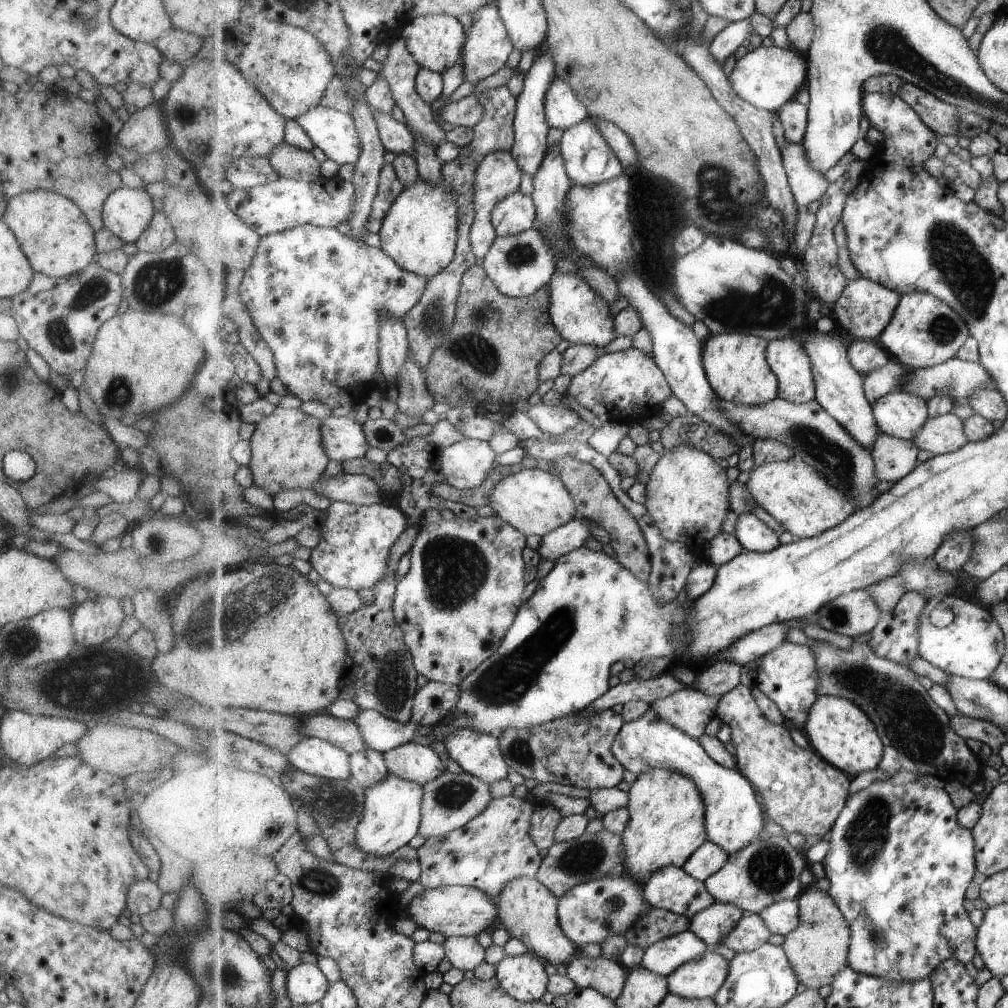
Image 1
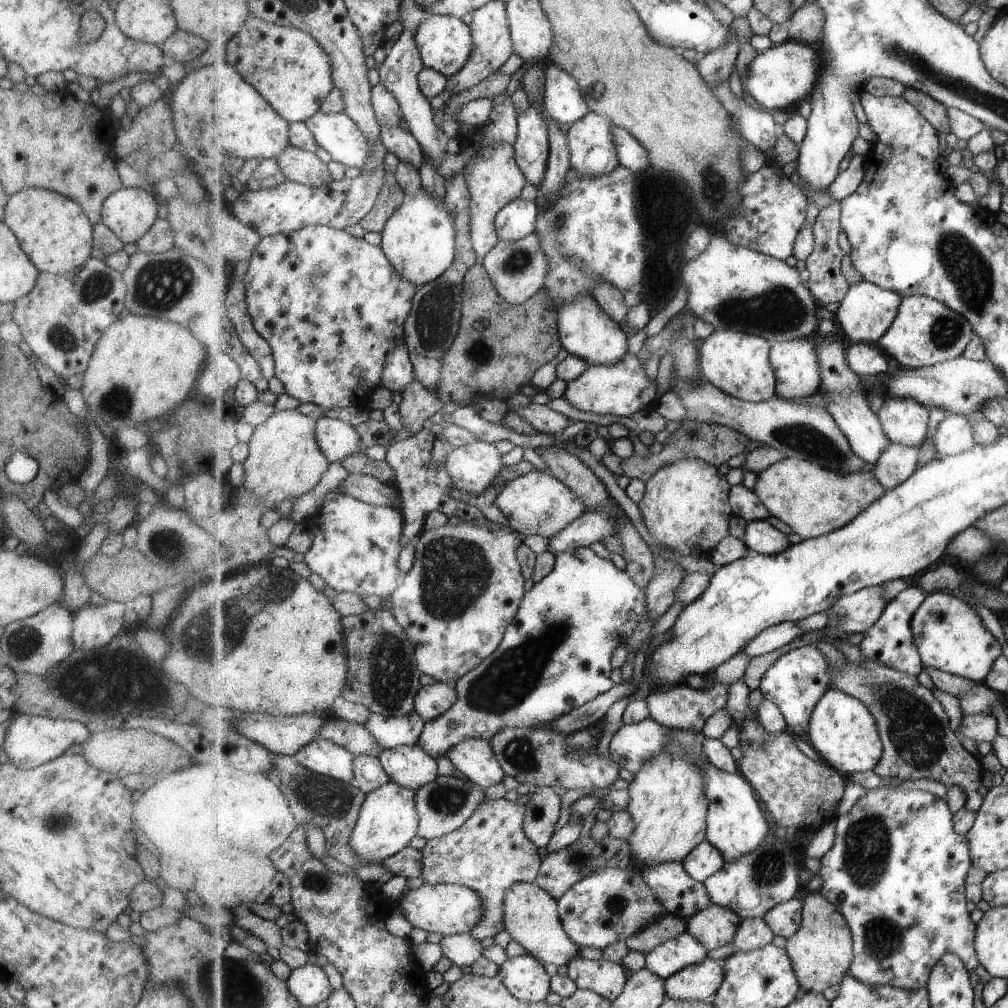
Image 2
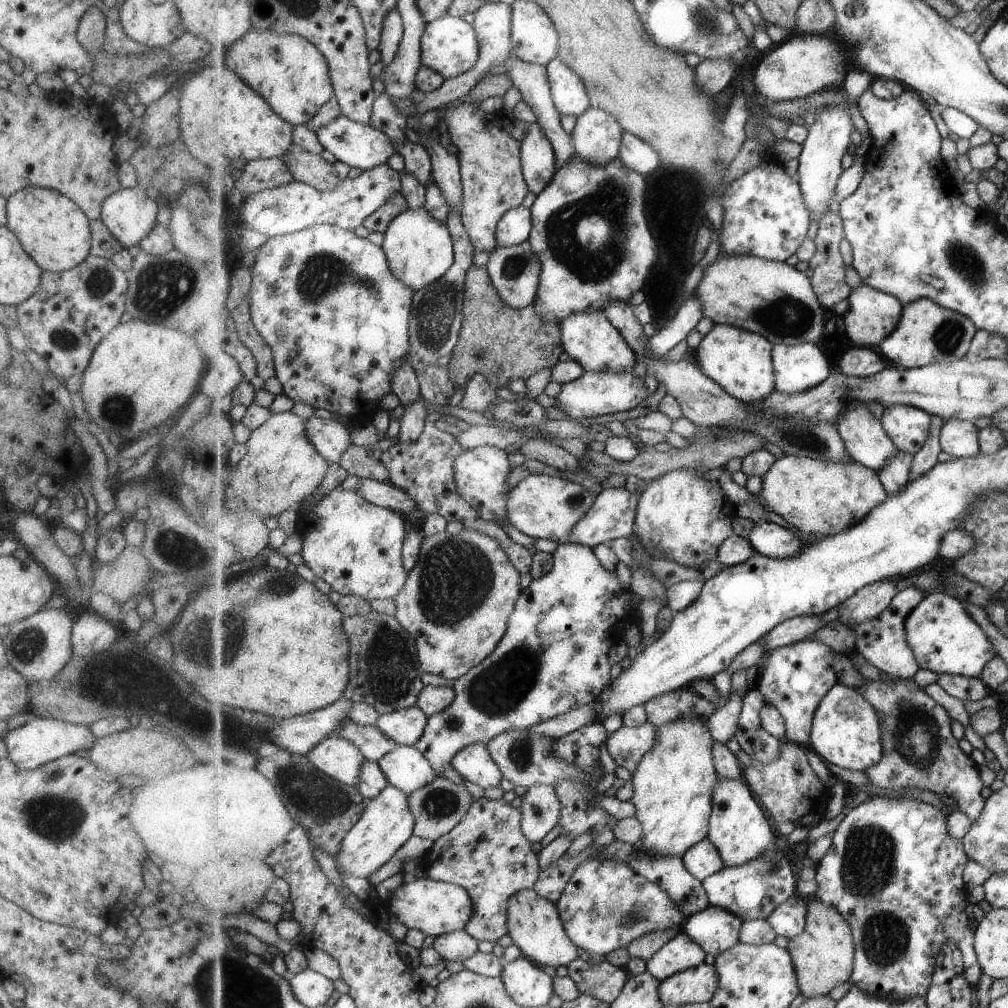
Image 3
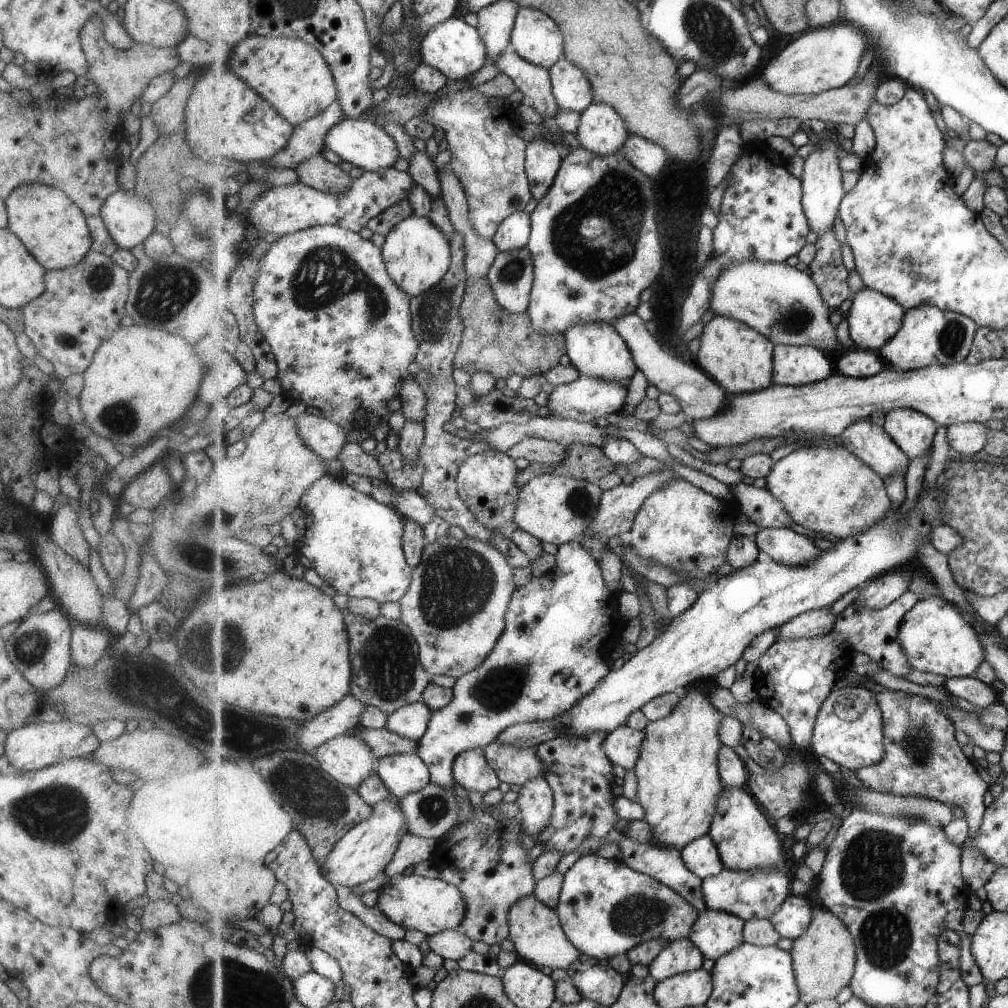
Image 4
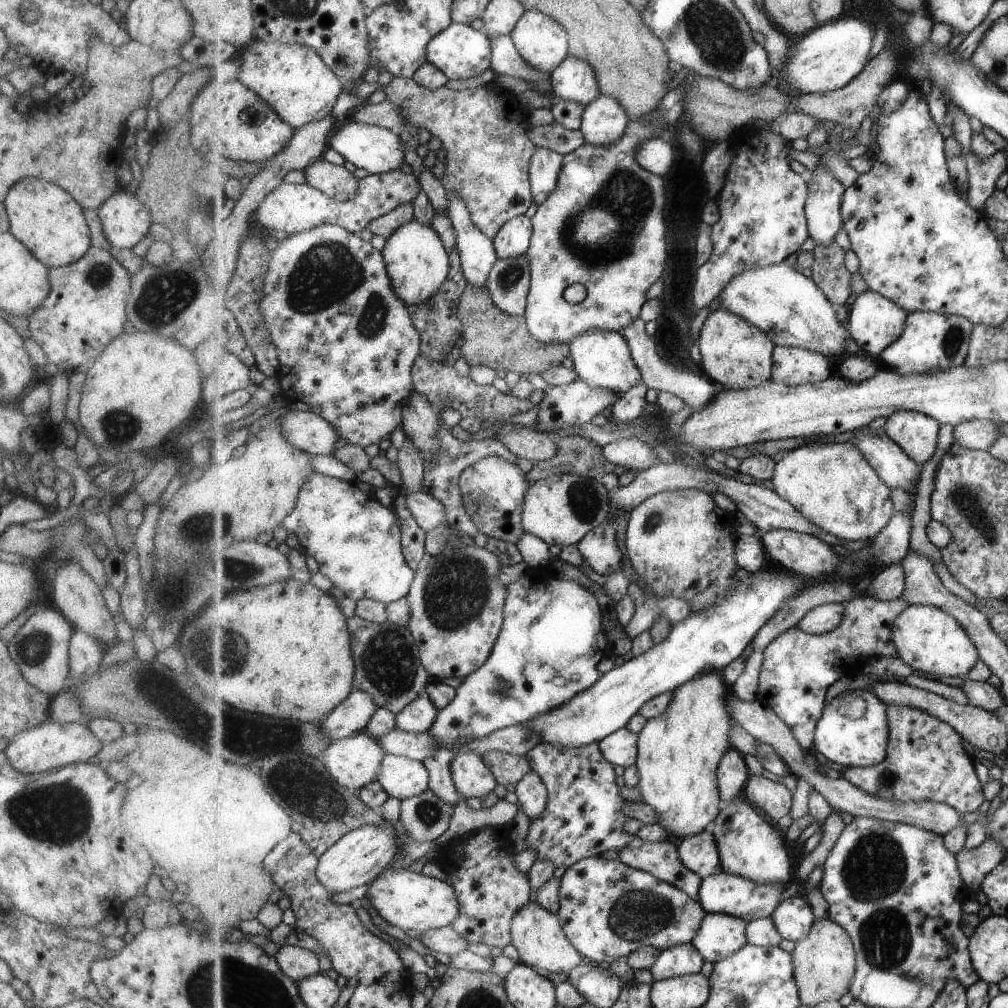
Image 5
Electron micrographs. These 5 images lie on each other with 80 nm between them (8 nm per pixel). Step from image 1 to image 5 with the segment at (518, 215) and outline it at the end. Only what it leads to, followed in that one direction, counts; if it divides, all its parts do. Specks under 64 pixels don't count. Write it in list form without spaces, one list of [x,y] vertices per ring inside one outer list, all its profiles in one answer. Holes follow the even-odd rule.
[[[519,215],[504,224],[504,228],[494,238],[500,259],[517,258],[527,254],[532,245],[534,224],[532,218]]]

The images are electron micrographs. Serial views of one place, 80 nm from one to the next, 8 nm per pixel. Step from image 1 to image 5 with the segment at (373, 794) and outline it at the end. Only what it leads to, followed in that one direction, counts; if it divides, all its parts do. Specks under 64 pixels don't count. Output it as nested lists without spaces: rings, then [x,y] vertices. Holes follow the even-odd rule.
[[[387,821],[383,825],[365,825],[347,833],[340,841],[319,856],[320,861],[317,867],[319,880],[327,887],[332,894],[347,892],[351,888],[363,886],[377,878],[387,866],[393,864],[395,853],[398,849],[397,836],[401,828]]]

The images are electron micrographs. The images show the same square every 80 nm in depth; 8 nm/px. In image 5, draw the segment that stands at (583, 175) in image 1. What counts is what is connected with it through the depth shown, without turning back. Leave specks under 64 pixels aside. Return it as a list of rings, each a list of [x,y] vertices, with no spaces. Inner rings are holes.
[[[601,95],[586,108],[582,128],[586,142],[608,145],[626,133],[630,123],[628,110],[613,95]]]

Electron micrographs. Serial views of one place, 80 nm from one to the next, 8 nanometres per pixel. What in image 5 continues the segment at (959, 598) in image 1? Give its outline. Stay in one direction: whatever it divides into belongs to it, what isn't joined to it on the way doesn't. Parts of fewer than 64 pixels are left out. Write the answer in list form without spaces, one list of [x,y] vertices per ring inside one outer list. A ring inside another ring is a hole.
[[[909,605],[896,618],[892,637],[905,663],[932,676],[965,678],[980,659],[979,649],[965,627],[952,614],[933,605]]]

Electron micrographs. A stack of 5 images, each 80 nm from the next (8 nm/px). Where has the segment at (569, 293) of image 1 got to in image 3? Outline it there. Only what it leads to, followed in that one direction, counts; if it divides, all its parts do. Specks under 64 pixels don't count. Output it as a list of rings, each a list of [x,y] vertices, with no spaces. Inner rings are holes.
[[[605,311],[579,312],[579,314],[565,318],[560,324],[565,352],[572,359],[581,362],[585,371],[617,370],[617,372],[623,372],[629,366],[635,366],[637,357],[634,349],[623,337],[623,334],[609,321]]]

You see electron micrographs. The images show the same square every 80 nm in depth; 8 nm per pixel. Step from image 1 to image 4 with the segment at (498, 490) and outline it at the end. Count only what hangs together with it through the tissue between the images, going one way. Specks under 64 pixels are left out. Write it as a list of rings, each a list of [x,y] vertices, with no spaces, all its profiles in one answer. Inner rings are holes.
[[[555,474],[537,476],[521,488],[516,511],[517,526],[542,542],[552,543],[558,548],[567,542],[582,541],[593,522],[594,512],[603,494],[599,486],[587,480]]]

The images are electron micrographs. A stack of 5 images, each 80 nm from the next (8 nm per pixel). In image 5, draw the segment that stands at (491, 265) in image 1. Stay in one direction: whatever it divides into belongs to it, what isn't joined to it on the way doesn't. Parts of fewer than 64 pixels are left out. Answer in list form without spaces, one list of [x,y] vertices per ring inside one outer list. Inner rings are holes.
[[[525,254],[517,258],[499,259],[491,269],[486,285],[503,312],[514,317],[525,316],[532,285],[530,258]]]

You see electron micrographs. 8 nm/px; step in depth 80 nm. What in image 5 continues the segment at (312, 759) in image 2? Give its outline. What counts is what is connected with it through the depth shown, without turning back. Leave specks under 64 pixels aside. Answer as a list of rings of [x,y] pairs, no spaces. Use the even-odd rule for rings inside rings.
[[[363,730],[351,736],[333,740],[331,746],[325,750],[321,760],[341,786],[361,790],[371,781],[378,780],[381,763],[384,761],[385,755],[387,754],[377,742],[377,738]]]

